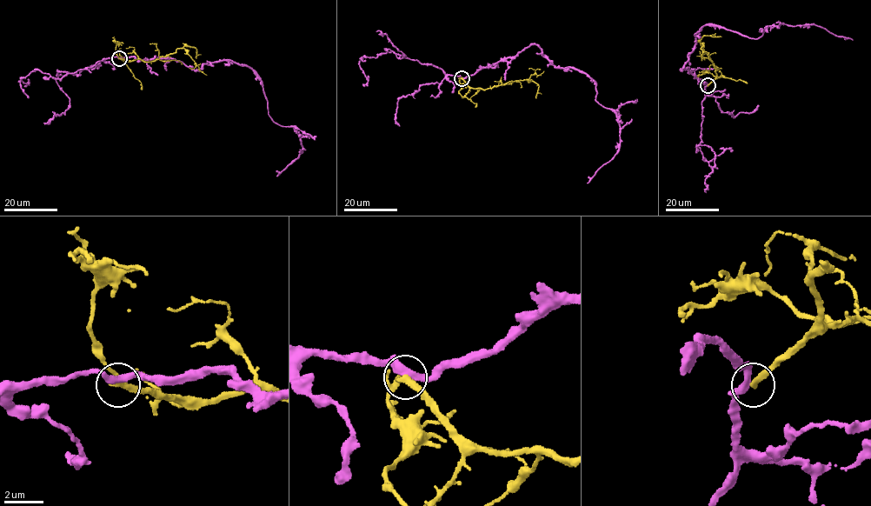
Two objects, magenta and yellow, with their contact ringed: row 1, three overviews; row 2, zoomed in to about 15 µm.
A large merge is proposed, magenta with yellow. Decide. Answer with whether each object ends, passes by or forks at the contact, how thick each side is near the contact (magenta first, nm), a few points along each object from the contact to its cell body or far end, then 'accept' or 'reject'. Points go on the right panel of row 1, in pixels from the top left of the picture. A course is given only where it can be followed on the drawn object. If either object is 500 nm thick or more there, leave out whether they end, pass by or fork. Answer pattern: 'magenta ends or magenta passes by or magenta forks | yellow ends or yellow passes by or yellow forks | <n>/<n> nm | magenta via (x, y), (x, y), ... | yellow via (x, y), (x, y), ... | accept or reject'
magenta passes by | yellow ends | 360/320 nm | magenta via (707, 85), (688, 67), (681, 69), (694, 33), (707, 24), (755, 38), (772, 26), (812, 24), (853, 40) | yellow via (708, 85), (716, 76), (717, 69), (701, 43), (701, 50), (708, 53), (707, 56) | reject

